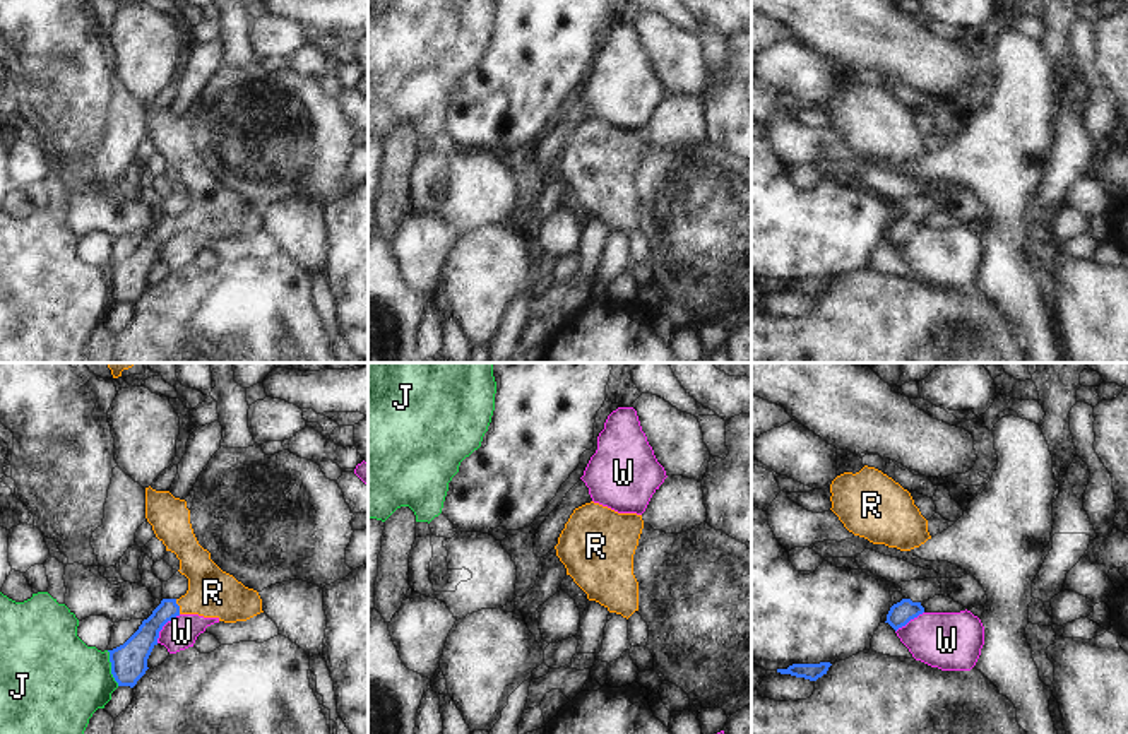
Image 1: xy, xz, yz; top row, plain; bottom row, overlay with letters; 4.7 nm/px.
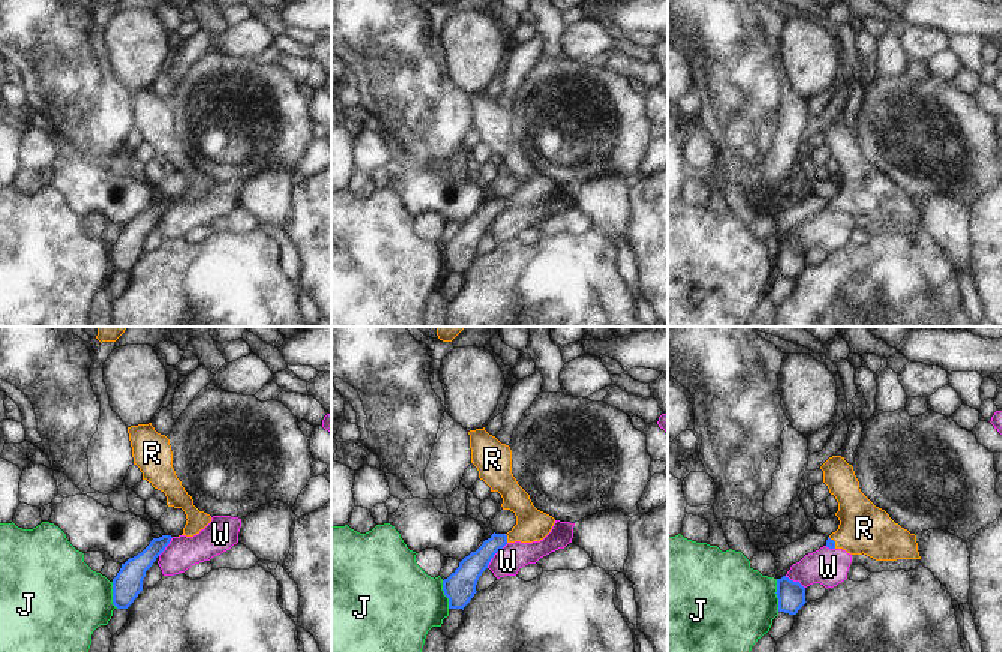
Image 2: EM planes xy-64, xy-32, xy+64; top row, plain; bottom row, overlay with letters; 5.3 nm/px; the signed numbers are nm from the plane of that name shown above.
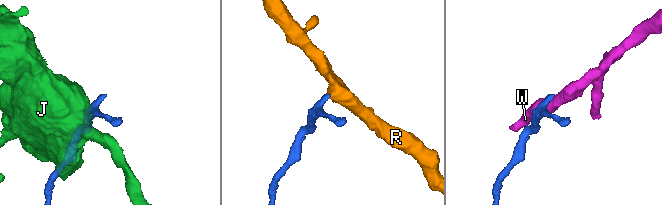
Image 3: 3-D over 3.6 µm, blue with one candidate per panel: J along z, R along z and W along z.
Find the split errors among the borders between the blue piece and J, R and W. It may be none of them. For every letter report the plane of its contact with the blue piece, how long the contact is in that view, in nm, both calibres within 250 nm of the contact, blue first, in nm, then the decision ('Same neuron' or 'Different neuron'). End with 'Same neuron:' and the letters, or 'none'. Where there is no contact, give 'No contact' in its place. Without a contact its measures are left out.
J: Touches blue in xy. Shared border 180 nm. Thickness 180 nm (blue) against 420 nm. Different neuron
R: Touches blue in xy. Shared border 80 nm. Thickness 120 nm (blue) against 220 nm. Same neuron
W: Touches blue in xy. Shared border 180 nm. Thickness 180 nm (blue) against 150 nm. Different neuron
Same neuron: R

